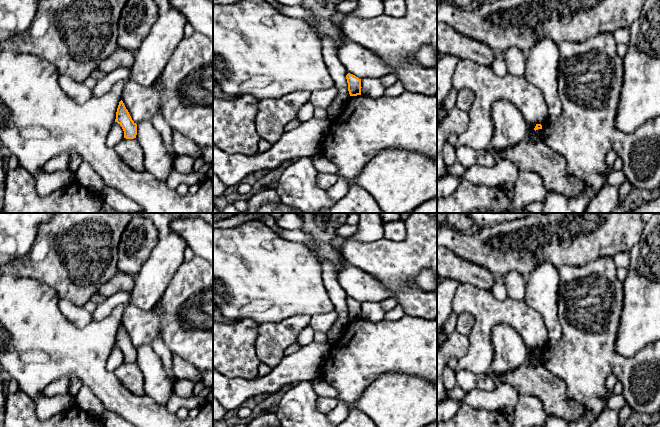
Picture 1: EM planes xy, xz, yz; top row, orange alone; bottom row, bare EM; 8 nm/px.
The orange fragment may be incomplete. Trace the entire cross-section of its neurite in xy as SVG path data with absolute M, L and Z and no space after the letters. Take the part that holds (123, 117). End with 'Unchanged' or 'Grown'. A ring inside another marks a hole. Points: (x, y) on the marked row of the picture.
M122 100L119 102L117 108L115 122L117 122L122 127L124 131L124 138L126 139L136 138L137 124L132 120Z. Unchanged

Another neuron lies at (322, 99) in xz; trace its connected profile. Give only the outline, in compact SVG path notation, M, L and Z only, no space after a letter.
M335 86L324 89L324 90L316 90L311 92L310 94L310 103L315 108L322 108L327 110L327 108L331 105L333 100L337 95L337 89Z

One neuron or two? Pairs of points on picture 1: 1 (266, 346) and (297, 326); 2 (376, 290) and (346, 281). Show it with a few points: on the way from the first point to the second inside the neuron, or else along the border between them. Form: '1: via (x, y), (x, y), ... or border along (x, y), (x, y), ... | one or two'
1: via (274, 338), (289, 329) | one
2: via (369, 289), (353, 281) | one

